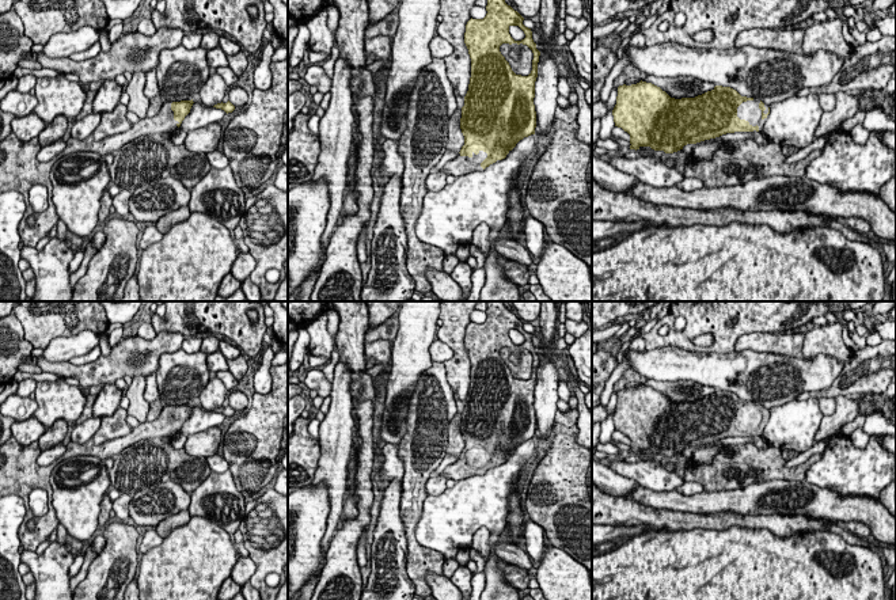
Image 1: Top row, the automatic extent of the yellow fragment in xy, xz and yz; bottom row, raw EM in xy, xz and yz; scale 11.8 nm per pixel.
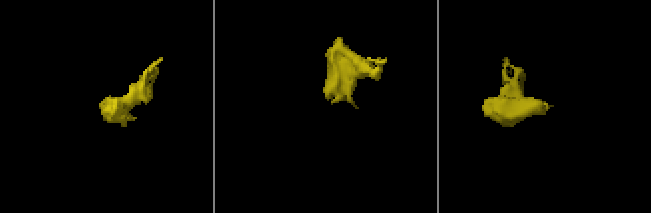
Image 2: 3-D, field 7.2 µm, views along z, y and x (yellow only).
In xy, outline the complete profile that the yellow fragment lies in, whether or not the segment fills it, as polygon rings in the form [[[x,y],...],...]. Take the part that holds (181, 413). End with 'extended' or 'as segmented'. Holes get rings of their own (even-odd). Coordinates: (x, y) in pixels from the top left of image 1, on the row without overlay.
[[[164,403],[160,415],[155,421],[147,421],[136,428],[132,428],[130,433],[124,437],[110,440],[99,445],[95,445],[92,438],[84,444],[71,441],[67,445],[65,457],[87,455],[106,460],[113,459],[125,448],[141,440],[152,437],[170,437],[181,430],[185,421],[190,417],[193,407],[193,403],[181,406]]] | extended

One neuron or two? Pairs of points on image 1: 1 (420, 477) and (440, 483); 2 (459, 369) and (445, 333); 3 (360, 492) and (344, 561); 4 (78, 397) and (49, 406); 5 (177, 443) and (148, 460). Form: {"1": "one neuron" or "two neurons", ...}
{"1": "two neurons", "2": "one neuron", "3": "one neuron", "4": "one neuron", "5": "two neurons"}

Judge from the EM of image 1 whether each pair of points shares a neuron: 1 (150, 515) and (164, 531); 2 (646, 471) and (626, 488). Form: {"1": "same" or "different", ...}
{"1": "different", "2": "different"}

